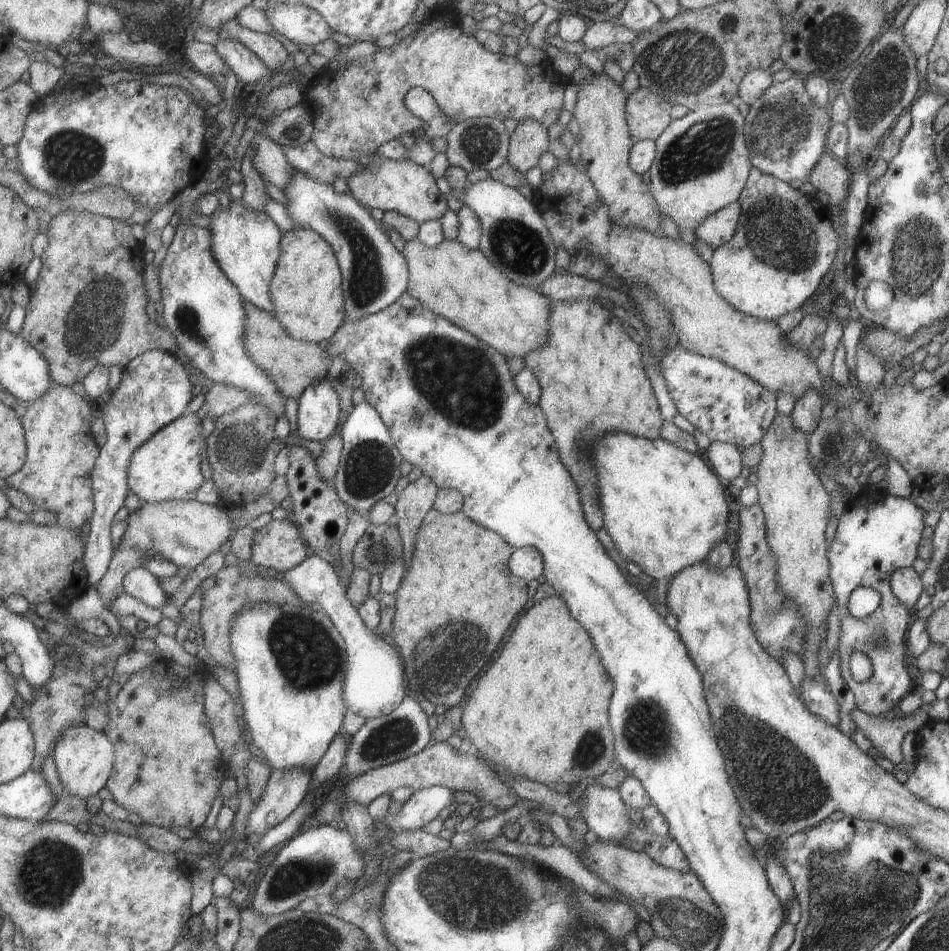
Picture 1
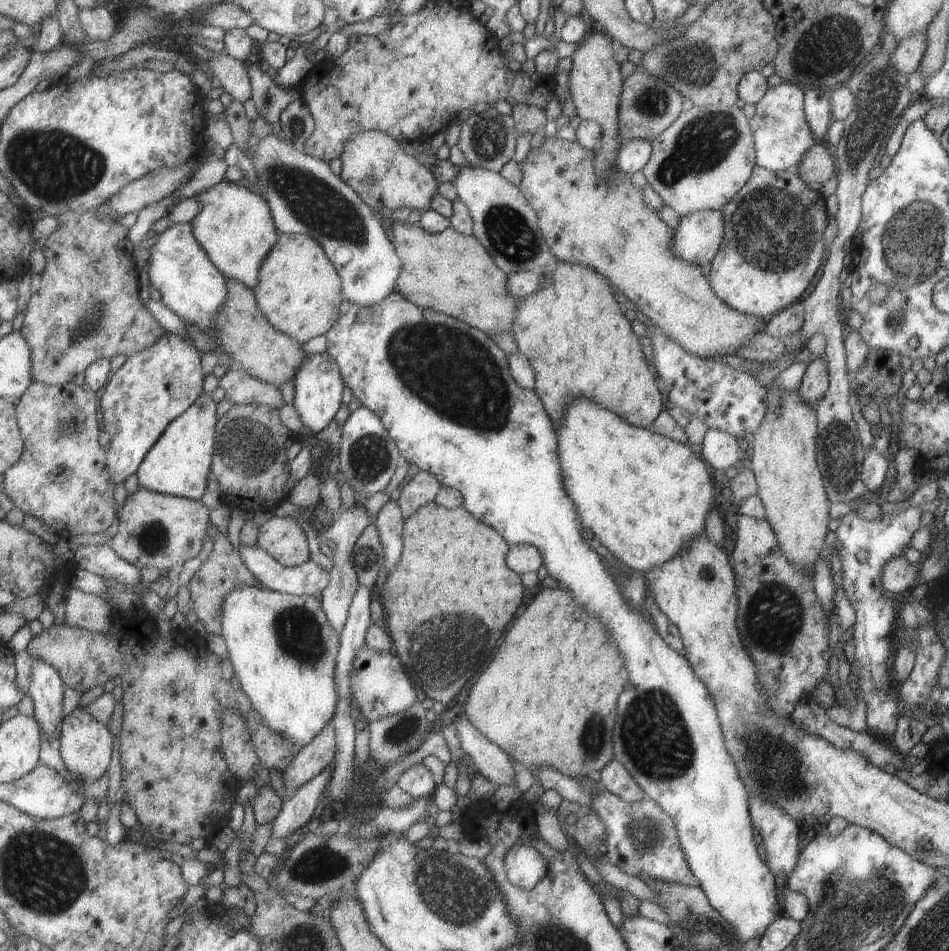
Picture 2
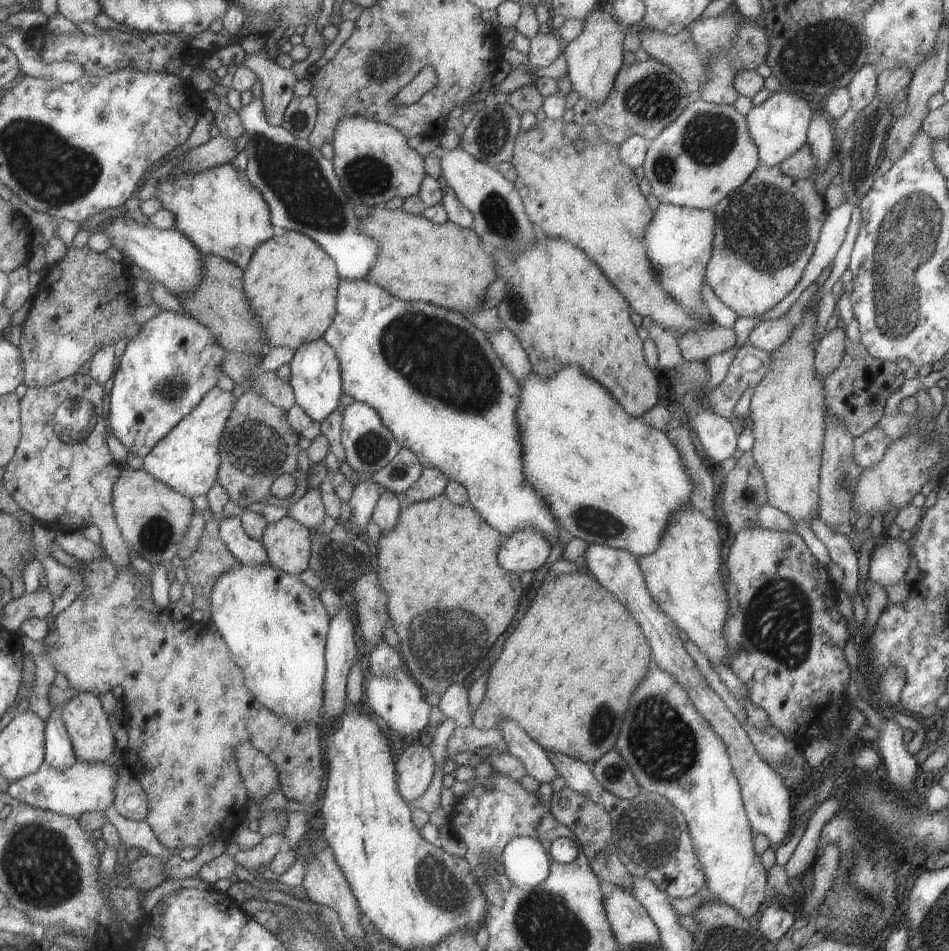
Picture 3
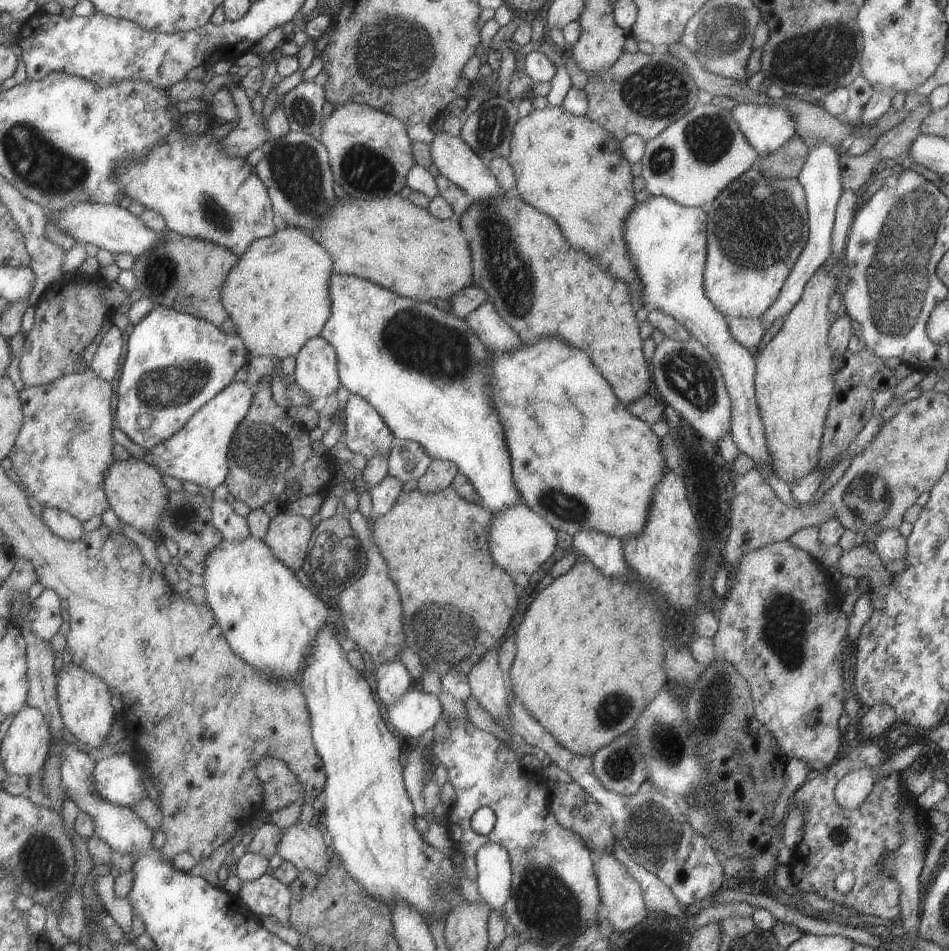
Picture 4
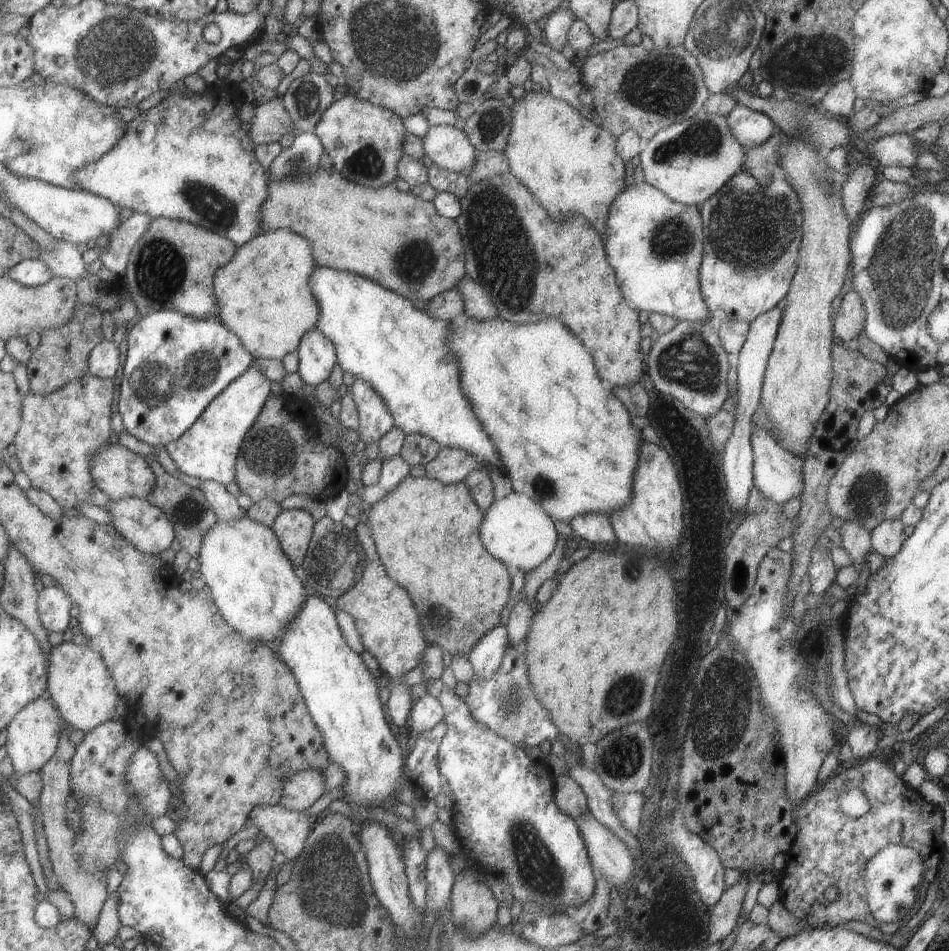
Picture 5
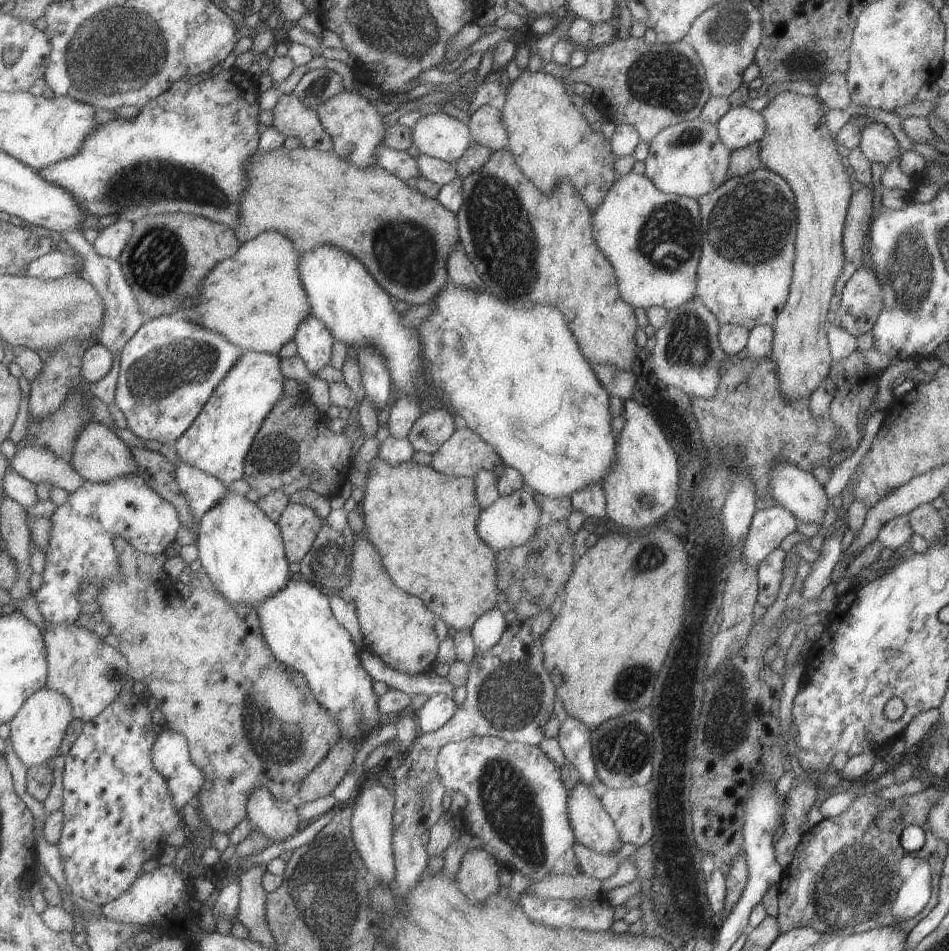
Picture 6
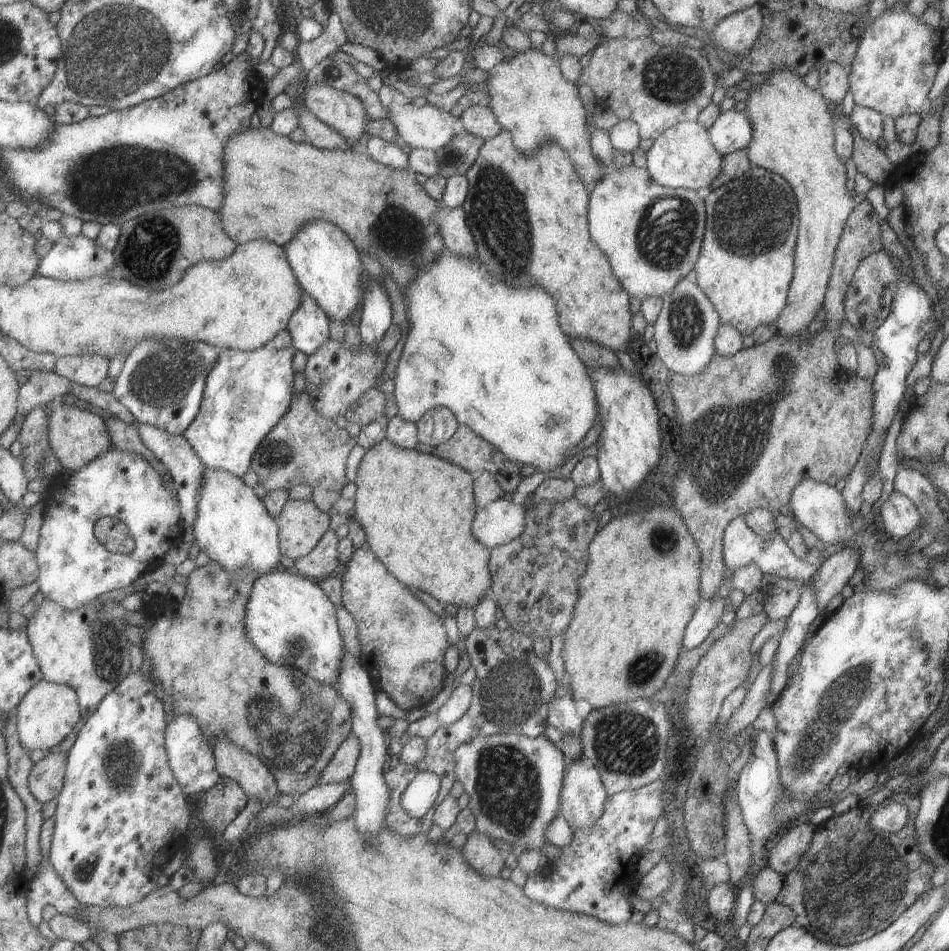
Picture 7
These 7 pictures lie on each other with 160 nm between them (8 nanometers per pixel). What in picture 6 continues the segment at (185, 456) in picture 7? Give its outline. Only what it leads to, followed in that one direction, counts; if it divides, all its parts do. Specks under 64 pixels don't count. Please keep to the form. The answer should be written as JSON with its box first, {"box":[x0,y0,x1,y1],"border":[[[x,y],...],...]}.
{"box":[173,459,227,521],"border":[[[179,459],[173,465],[174,475],[192,518],[198,521],[203,513],[222,499],[227,488],[224,482]]]}

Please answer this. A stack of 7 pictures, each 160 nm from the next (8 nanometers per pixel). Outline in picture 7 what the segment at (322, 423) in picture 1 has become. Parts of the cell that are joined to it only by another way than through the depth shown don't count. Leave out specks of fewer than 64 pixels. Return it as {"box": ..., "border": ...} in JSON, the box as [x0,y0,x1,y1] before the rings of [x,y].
{"box":[286,289,329,356],"border":[[[301,289],[299,306],[291,313],[286,324],[295,350],[307,356],[315,352],[325,339],[329,339],[329,321],[315,300]]]}

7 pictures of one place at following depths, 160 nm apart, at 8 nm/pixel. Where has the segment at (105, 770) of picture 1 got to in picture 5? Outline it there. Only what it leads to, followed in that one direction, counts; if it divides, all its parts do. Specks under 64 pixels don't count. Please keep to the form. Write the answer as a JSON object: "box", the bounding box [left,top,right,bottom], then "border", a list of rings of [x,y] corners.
{"box":[46,641,120,733],"border":[[[61,641],[48,654],[46,695],[51,698],[63,722],[86,733],[115,716],[115,704],[120,698],[114,678],[101,655],[89,645]]]}

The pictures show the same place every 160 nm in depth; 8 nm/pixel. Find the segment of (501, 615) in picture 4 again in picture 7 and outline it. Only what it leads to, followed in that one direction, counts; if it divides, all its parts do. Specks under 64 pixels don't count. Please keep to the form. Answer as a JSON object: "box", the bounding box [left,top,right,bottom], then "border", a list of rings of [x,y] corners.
{"box":[348,437,492,607],"border":[[[385,437],[364,451],[353,481],[353,484],[356,486],[356,495],[353,500],[354,505],[348,516],[357,521],[362,528],[366,539],[365,546],[381,561],[381,564],[383,564],[387,572],[393,576],[393,578],[396,578],[405,586],[419,588],[419,590],[427,592],[429,596],[432,596],[444,607],[447,606],[447,604],[453,604],[453,606],[456,607],[459,605],[469,605],[473,607],[481,597],[485,597],[485,591],[492,583],[488,569],[489,549],[483,546],[478,540],[475,540],[475,537],[471,534],[471,521],[477,509],[473,500],[473,477],[474,474],[448,460],[436,457],[432,452],[424,454],[415,449],[402,449],[401,447],[396,447],[395,443],[392,443]]]}

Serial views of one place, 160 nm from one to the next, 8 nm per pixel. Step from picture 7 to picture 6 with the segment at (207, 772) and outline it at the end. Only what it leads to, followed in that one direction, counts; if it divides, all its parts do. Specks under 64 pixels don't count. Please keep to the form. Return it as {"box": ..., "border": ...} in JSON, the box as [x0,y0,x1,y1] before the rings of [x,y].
{"box":[151,726,204,811],"border":[[[164,726],[151,747],[151,760],[152,767],[166,780],[174,807],[179,811],[184,804],[190,804],[204,783],[204,774],[192,763],[184,736]]]}

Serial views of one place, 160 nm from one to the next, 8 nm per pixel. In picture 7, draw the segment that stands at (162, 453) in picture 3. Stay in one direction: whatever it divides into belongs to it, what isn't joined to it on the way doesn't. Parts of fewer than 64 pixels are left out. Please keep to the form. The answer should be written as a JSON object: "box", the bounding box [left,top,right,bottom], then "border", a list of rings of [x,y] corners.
{"box":[182,342,295,477],"border":[[[271,342],[262,344],[252,351],[221,349],[213,366],[207,373],[201,404],[195,418],[182,432],[184,439],[191,445],[193,451],[203,466],[229,471],[240,477],[250,468],[252,454],[263,437],[275,426],[275,423],[288,411],[291,395],[295,392],[293,384],[293,354],[294,346],[276,349]]]}

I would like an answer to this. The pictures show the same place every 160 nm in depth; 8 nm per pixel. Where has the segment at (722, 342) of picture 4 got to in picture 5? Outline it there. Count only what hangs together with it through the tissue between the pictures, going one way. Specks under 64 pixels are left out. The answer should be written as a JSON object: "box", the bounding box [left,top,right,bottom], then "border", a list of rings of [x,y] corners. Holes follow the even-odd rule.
{"box":[601,180,804,505],"border":[[[645,180],[639,184],[626,184],[611,201],[605,221],[605,232],[601,238],[605,244],[607,260],[615,270],[621,294],[627,300],[627,292],[629,292],[629,302],[637,310],[663,313],[677,321],[699,322],[710,319],[700,293],[698,277],[698,268],[703,254],[702,218],[698,207],[698,205],[684,205],[671,200]],[[752,426],[750,445],[753,455],[753,482],[754,487],[765,499],[780,505],[789,499],[799,499],[802,495],[804,484],[802,481],[802,459],[799,455],[789,452],[775,440],[771,433],[759,427]]]}

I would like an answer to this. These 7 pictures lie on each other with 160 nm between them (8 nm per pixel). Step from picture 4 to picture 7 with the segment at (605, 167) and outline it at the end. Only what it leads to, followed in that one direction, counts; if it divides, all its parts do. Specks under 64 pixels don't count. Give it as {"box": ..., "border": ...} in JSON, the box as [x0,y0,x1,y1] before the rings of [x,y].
{"box":[480,47,606,188],"border":[[[529,47],[509,59],[501,59],[486,72],[486,81],[480,88],[488,92],[488,106],[501,128],[509,132],[513,147],[527,156],[539,144],[552,140],[552,143],[557,143],[568,154],[568,159],[586,188],[603,176],[606,170],[591,152],[585,120],[586,110],[578,90],[562,75],[559,64],[551,56]]]}

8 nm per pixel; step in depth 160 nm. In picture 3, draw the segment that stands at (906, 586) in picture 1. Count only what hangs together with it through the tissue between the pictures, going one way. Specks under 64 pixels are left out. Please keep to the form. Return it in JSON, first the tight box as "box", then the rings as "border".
{"box":[868,537,910,587],"border":[[[886,537],[880,546],[875,546],[868,563],[868,578],[881,587],[902,580],[909,562],[910,547],[899,538]]]}

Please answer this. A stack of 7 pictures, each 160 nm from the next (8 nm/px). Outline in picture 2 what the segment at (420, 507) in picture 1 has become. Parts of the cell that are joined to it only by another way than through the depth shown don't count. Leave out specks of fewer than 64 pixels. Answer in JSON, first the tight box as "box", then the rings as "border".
{"box":[396,471,440,519],"border":[[[419,471],[408,477],[396,500],[405,519],[419,507],[434,500],[440,487],[440,482],[427,471]]]}

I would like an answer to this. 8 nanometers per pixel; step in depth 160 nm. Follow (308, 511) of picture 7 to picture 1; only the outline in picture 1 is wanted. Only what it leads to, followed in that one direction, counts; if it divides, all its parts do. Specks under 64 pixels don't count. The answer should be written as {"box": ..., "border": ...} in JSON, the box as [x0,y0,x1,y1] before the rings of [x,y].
{"box":[249,518,309,573],"border":[[[290,518],[271,519],[255,530],[249,562],[282,573],[299,564],[309,553],[306,542]]]}

